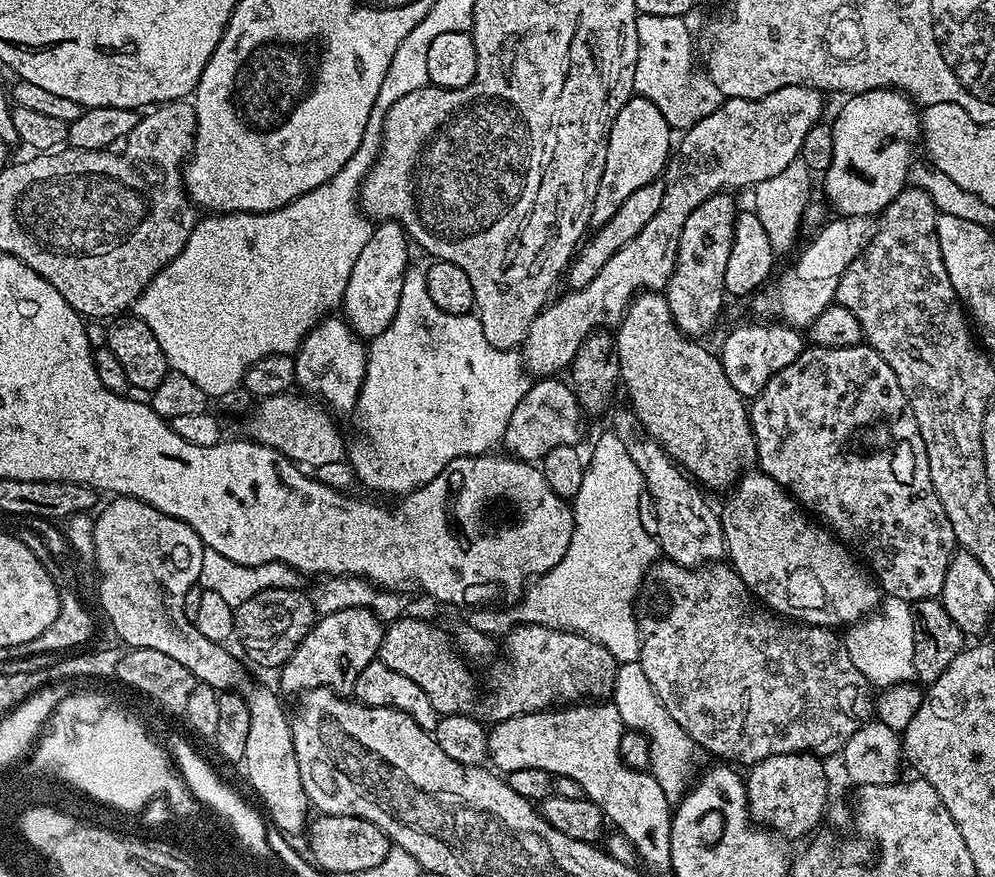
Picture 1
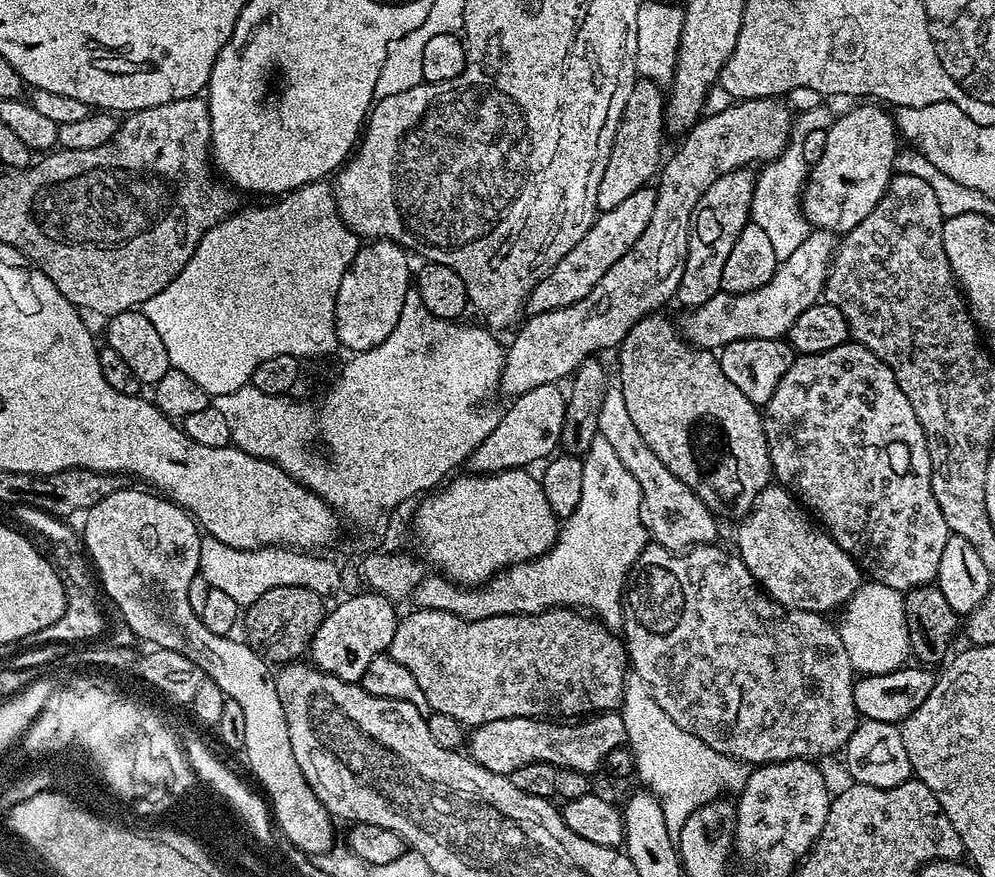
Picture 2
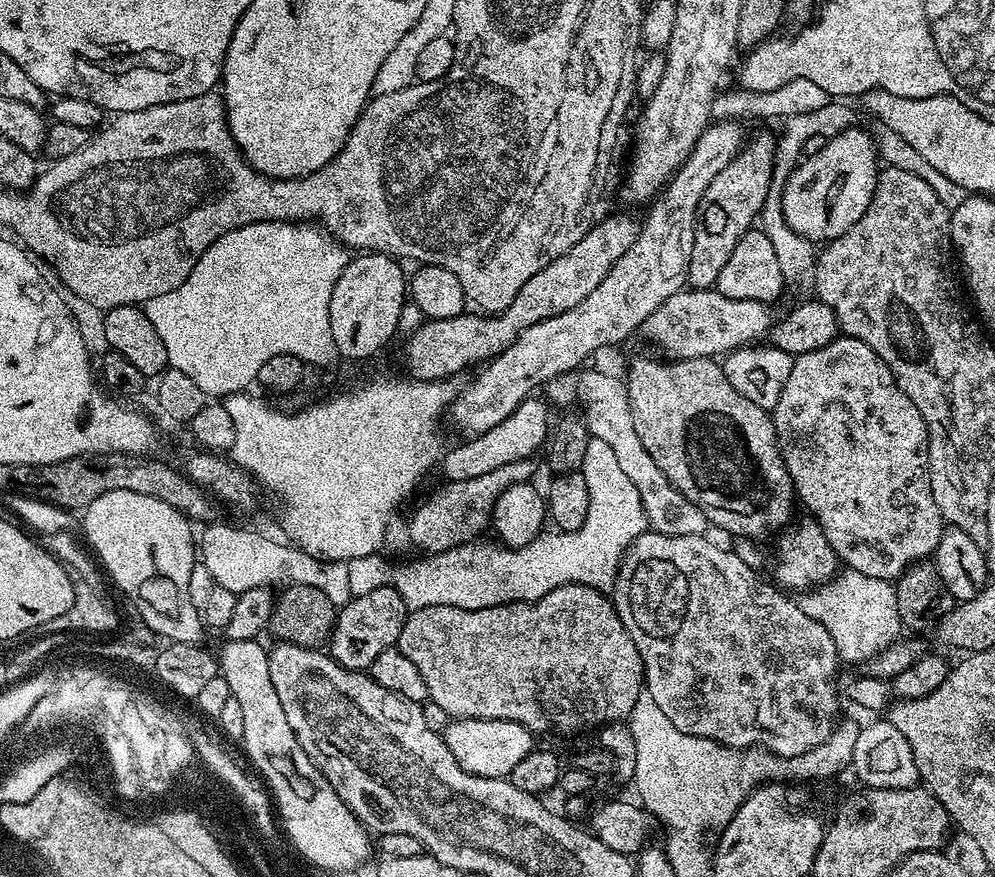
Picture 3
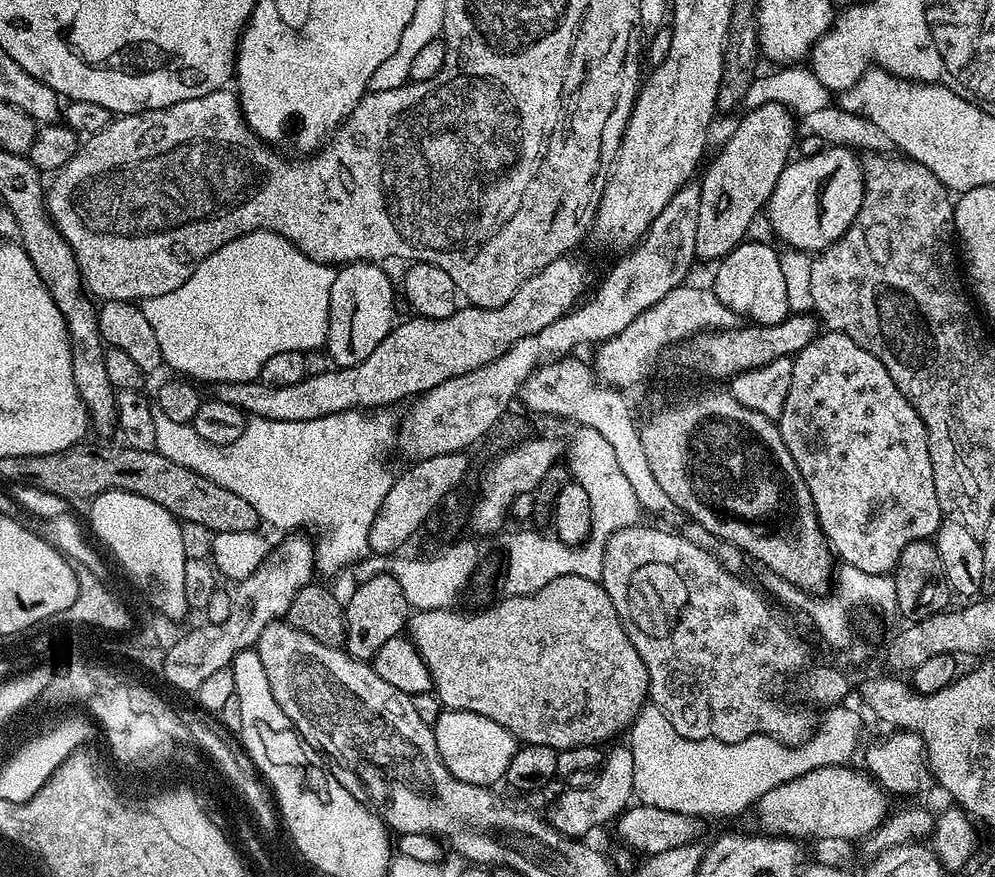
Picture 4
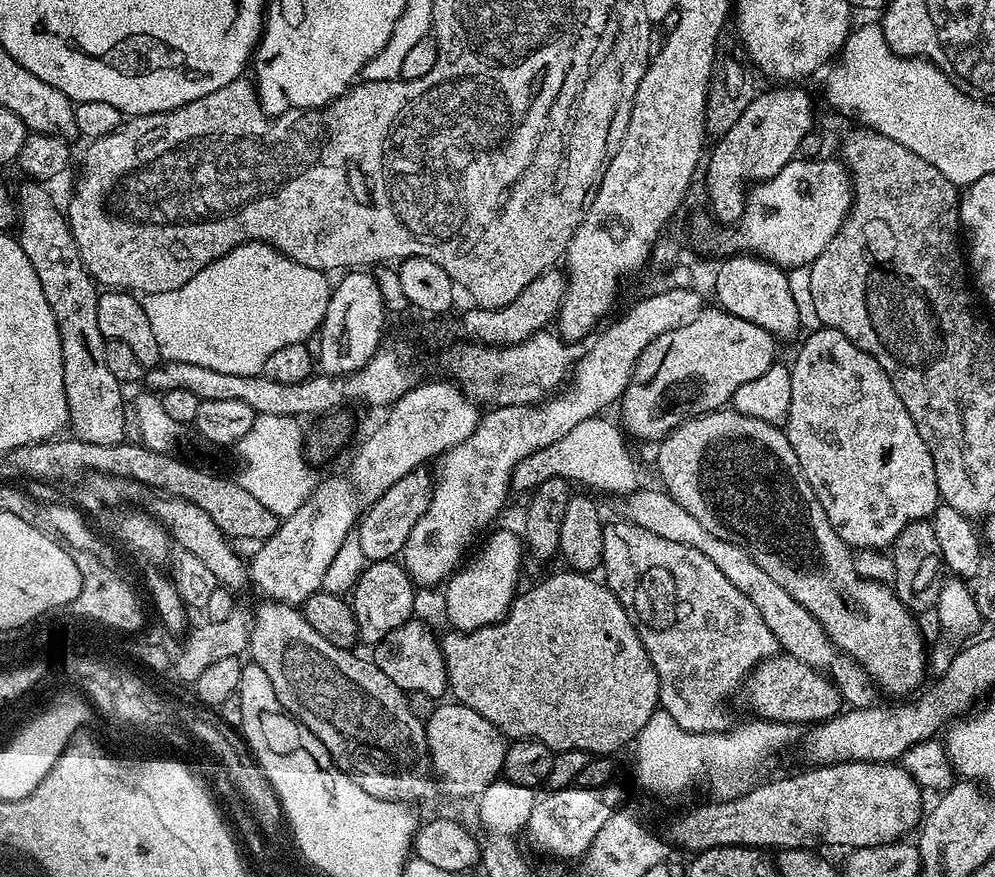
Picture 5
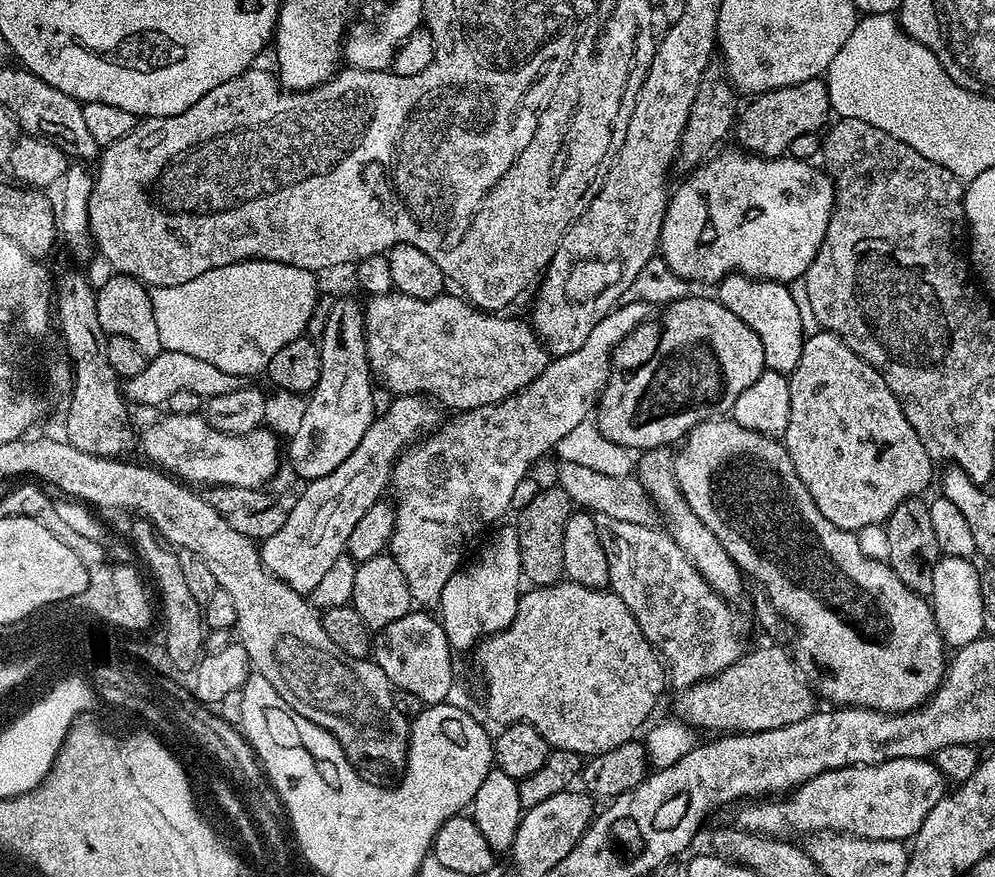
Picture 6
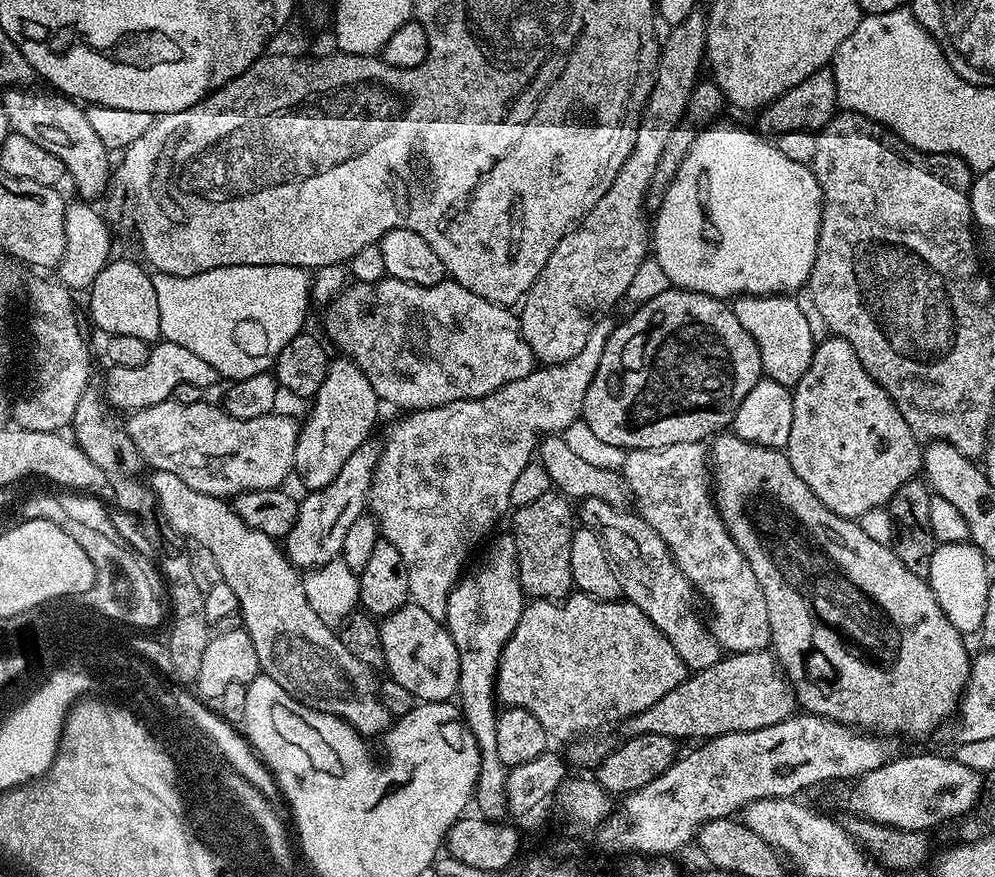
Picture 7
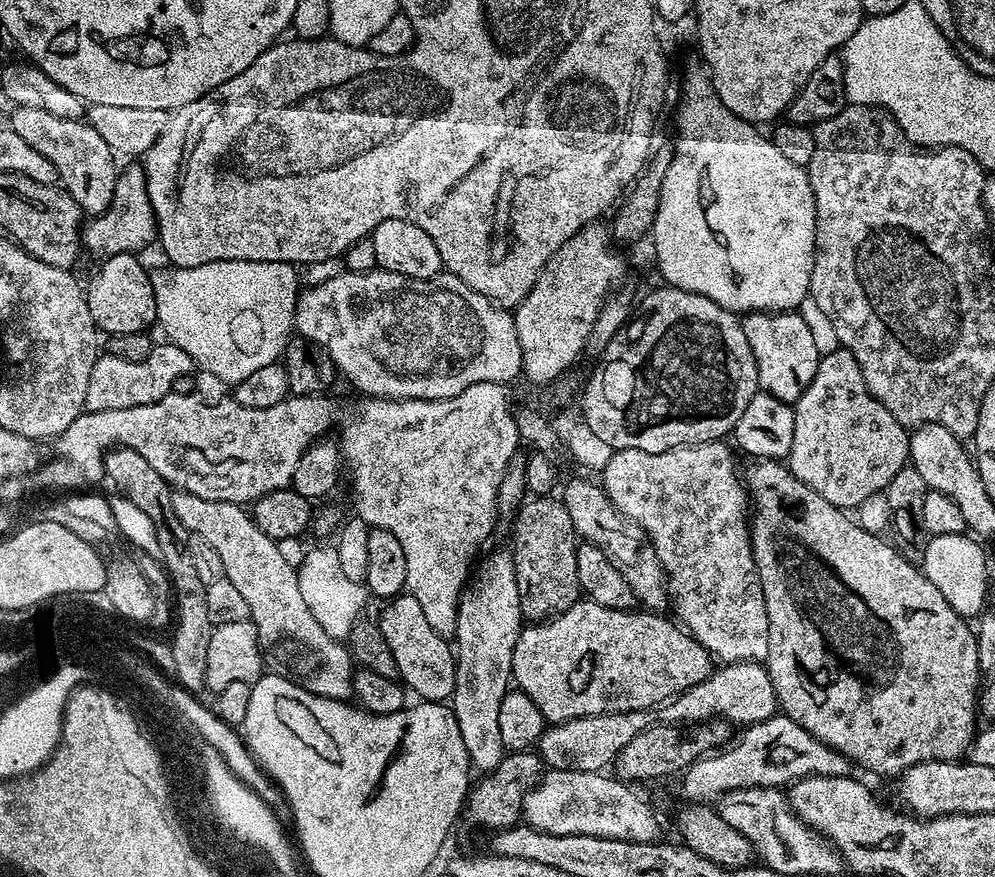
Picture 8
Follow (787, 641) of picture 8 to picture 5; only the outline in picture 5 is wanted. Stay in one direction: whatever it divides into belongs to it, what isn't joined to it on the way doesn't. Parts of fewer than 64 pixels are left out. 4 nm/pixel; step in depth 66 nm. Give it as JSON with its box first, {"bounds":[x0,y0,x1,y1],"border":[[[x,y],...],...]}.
{"bounds":[656,406,929,696],"border":[[[725,406],[716,412],[707,412],[682,422],[672,432],[669,432],[663,440],[659,441],[657,448],[660,449],[656,452],[656,468],[660,471],[662,482],[660,484],[663,490],[718,539],[725,539],[726,542],[737,544],[747,550],[754,562],[762,570],[766,570],[774,578],[774,581],[778,582],[779,586],[782,586],[782,589],[790,594],[791,598],[801,603],[823,626],[824,633],[831,638],[833,646],[840,649],[841,652],[845,652],[851,660],[864,667],[877,689],[884,691],[885,688],[892,696],[904,696],[907,692],[913,691],[912,693],[915,693],[925,683],[924,674],[926,676],[929,671],[929,653],[926,651],[926,645],[924,646],[924,636],[920,633],[919,626],[916,625],[917,617],[898,599],[895,591],[887,583],[868,580],[859,575],[857,557],[852,557],[855,556],[853,549],[849,548],[846,542],[842,542],[842,538],[838,538],[836,527],[830,522],[830,518],[826,518],[826,510],[822,510],[822,502],[818,502],[810,482],[806,482],[806,478],[802,474],[802,466],[798,466],[798,454],[794,454],[794,446],[790,446],[787,431],[783,427],[770,422],[762,422],[758,418],[750,418],[731,406]]]}

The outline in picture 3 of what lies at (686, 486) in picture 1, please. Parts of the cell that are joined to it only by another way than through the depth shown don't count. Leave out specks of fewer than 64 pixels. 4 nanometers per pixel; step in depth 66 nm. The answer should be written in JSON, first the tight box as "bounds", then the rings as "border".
{"bounds":[546,368,709,536],"border":[[[587,368],[555,376],[546,386],[547,403],[564,408],[560,410],[571,409],[568,408],[571,404],[580,403],[579,411],[588,427],[589,437],[606,442],[606,446],[614,450],[620,469],[625,472],[626,478],[634,482],[638,498],[642,498],[642,506],[651,531],[661,532],[667,536],[701,535],[709,527],[708,519],[702,514],[702,510],[698,510],[698,506],[694,506],[694,502],[690,502],[672,485],[662,474],[662,470],[658,470],[658,466],[654,466],[654,458],[646,454],[646,446],[642,446],[634,430],[634,418],[630,418],[627,383],[621,377],[619,380],[608,372],[595,372],[594,369]]]}

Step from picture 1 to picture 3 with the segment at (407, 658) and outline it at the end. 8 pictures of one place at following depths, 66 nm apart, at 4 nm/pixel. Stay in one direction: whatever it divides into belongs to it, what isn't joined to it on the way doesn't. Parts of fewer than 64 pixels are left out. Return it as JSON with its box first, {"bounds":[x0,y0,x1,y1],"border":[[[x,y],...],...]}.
{"bounds":[395,584,644,734],"border":[[[567,584],[558,586],[558,590],[550,590],[542,598],[532,601],[531,604],[499,604],[482,610],[462,608],[459,604],[431,604],[425,608],[409,611],[404,620],[402,634],[396,639],[395,647],[399,648],[414,667],[418,674],[422,674],[422,682],[426,682],[428,700],[442,706],[449,718],[457,720],[505,720],[518,722],[533,734],[539,732],[584,732],[587,728],[599,729],[606,724],[627,721],[634,710],[634,702],[638,702],[644,686],[644,663],[638,654],[638,646],[630,638],[626,626],[616,613],[616,606],[601,589],[590,588],[585,584]]]}

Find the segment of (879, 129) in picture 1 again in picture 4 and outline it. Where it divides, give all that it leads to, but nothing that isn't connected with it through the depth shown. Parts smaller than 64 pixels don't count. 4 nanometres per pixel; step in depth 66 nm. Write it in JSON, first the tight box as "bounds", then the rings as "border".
{"bounds":[766,146,864,254],"border":[[[825,146],[813,156],[800,156],[793,159],[782,170],[774,190],[766,205],[766,216],[780,240],[785,240],[789,249],[819,254],[829,248],[854,222],[864,197],[864,165],[861,157],[848,146]]]}

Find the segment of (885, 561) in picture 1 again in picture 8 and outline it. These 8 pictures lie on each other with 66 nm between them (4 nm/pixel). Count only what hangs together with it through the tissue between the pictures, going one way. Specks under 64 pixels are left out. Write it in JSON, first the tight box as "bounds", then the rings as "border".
{"bounds":[786,346,909,510],"border":[[[839,346],[832,353],[821,355],[810,386],[796,400],[794,442],[786,463],[794,476],[810,486],[810,490],[822,494],[826,502],[835,508],[856,510],[870,494],[885,491],[890,480],[909,463],[909,435],[909,429],[900,424],[898,418],[894,418],[894,414],[890,414],[890,410],[878,402],[878,398],[870,394],[854,354],[850,354],[848,348]]]}

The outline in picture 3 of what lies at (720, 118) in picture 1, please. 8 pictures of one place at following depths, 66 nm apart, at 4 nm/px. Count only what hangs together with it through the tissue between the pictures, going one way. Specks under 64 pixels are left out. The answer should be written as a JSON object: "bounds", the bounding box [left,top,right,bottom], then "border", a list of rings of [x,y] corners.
{"bounds":[450,122,742,438],"border":[[[736,122],[709,123],[702,138],[698,138],[694,150],[690,150],[688,157],[680,163],[680,169],[651,201],[647,209],[648,217],[643,217],[634,246],[630,246],[630,250],[626,250],[626,254],[622,254],[622,258],[614,262],[610,274],[606,274],[606,278],[598,282],[598,287],[591,292],[590,298],[582,298],[582,302],[578,302],[574,310],[566,310],[566,314],[546,318],[530,326],[530,330],[522,330],[522,334],[518,334],[518,338],[509,348],[502,350],[502,354],[487,361],[477,371],[481,372],[473,378],[469,388],[461,387],[457,391],[450,405],[450,416],[452,412],[452,424],[458,431],[465,432],[463,435],[469,438],[482,435],[491,427],[497,426],[520,403],[531,397],[536,392],[535,388],[543,389],[555,376],[577,371],[585,363],[583,360],[587,356],[594,355],[599,348],[612,348],[615,344],[622,343],[627,336],[639,333],[644,327],[646,318],[650,318],[650,314],[654,314],[654,310],[658,310],[658,306],[662,306],[666,298],[670,298],[688,284],[690,250],[694,250],[696,208],[702,202],[702,194],[706,194],[706,186],[710,186],[710,182],[714,182],[714,177],[725,166],[730,166],[732,159],[740,153],[742,147],[740,128],[741,125]]]}

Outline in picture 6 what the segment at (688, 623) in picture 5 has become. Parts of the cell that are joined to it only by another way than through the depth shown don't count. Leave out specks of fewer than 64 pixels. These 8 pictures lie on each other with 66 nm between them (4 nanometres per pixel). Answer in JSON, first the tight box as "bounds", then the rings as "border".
{"bounds":[602,519,742,690],"border":[[[605,519],[602,524],[602,532],[605,537],[604,549],[608,555],[608,566],[610,569],[610,588],[611,591],[618,594],[618,598],[622,598],[622,602],[626,602],[626,606],[630,606],[630,614],[634,614],[634,618],[638,622],[638,626],[650,643],[656,647],[656,651],[660,653],[661,657],[666,661],[666,676],[676,690],[686,689],[694,686],[696,683],[700,683],[703,680],[710,679],[720,671],[726,670],[732,663],[738,662],[742,655],[742,649],[740,649],[740,632],[736,629],[736,616],[732,613],[733,605],[729,601],[725,600],[723,596],[712,589],[708,584],[706,578],[701,574],[695,565],[692,564],[692,560],[685,552],[678,546],[678,542],[674,542],[674,538],[668,535],[667,531],[661,530],[659,527],[650,525],[635,525],[633,522],[613,521],[611,519]]]}

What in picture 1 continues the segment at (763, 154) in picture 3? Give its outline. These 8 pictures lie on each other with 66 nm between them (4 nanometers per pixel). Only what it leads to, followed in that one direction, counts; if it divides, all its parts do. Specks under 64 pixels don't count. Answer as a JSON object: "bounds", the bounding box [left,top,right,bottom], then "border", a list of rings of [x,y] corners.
{"bounds":[666,192,738,338],"border":[[[720,192],[706,198],[706,202],[702,202],[702,206],[698,206],[694,214],[690,214],[690,218],[686,218],[686,226],[682,226],[674,274],[668,280],[666,295],[670,314],[674,314],[674,322],[689,338],[707,337],[724,308],[726,262],[730,258],[730,246],[734,242],[738,211],[738,205],[732,196],[735,195]]]}

